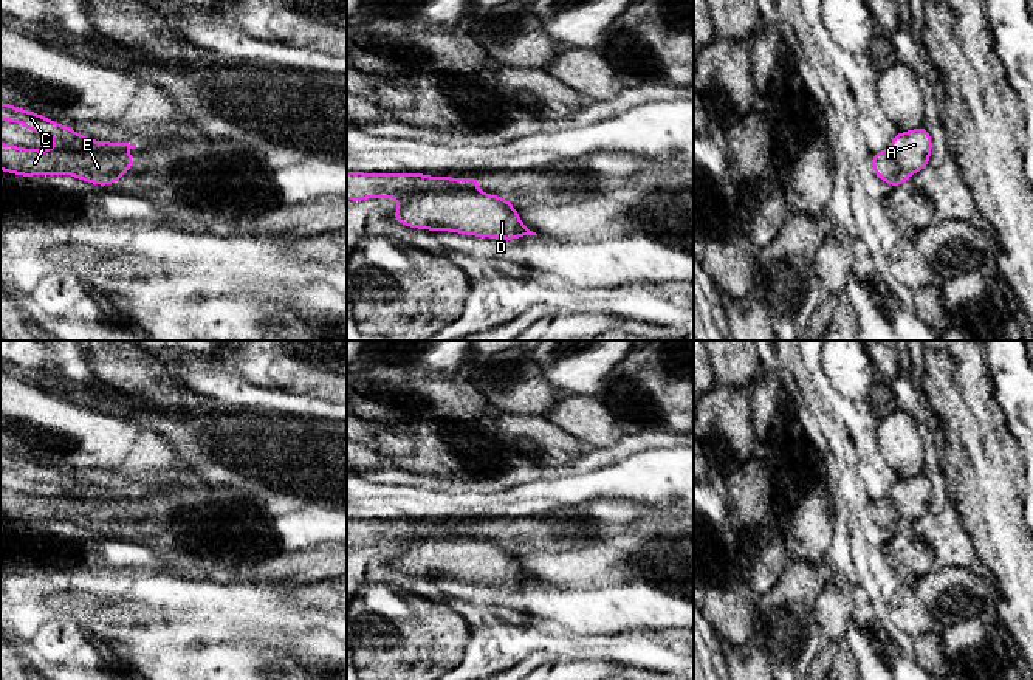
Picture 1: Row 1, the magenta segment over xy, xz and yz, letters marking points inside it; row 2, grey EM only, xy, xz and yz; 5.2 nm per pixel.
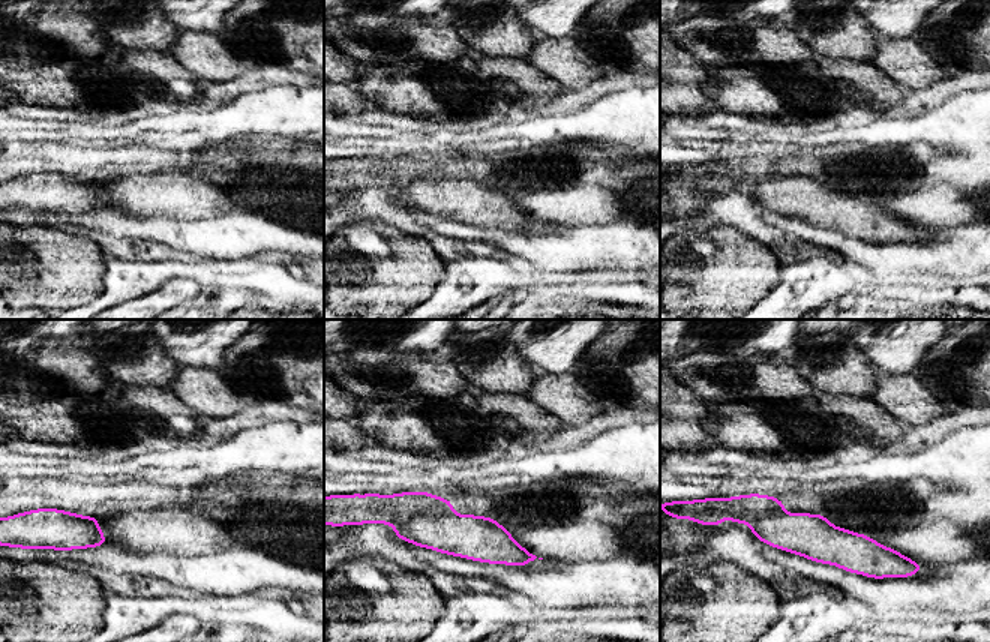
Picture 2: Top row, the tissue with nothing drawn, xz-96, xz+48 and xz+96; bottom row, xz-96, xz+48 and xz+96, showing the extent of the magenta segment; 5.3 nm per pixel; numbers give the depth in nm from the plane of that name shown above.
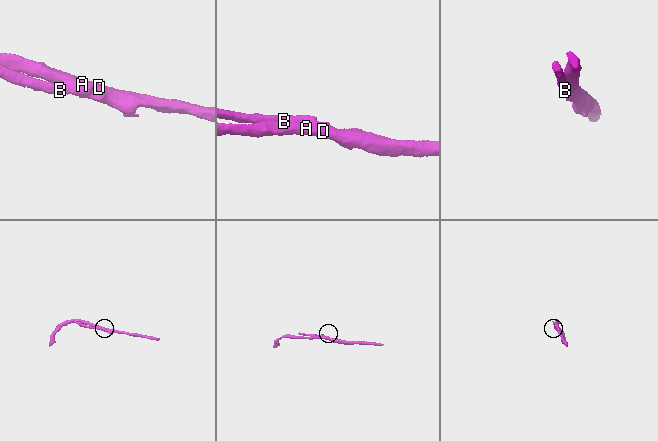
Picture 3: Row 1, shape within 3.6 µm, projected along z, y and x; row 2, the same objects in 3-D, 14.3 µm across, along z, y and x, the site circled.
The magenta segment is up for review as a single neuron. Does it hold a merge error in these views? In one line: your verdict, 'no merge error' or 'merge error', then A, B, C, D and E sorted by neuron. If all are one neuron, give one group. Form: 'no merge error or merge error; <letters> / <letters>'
merge error; A C D / B E

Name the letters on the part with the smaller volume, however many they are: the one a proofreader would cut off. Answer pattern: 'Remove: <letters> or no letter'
Remove: B, E

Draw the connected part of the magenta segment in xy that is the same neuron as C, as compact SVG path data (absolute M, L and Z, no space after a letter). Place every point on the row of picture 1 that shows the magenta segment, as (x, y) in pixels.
M0 102L0 119L8 122L20 122L29 132L48 135L56 141L54 147L65 150L125 153L127 150L136 147L136 144L129 143L94 141L91 138L85 138L68 125L56 124L50 118L45 118L36 112L28 112L6 102Z

